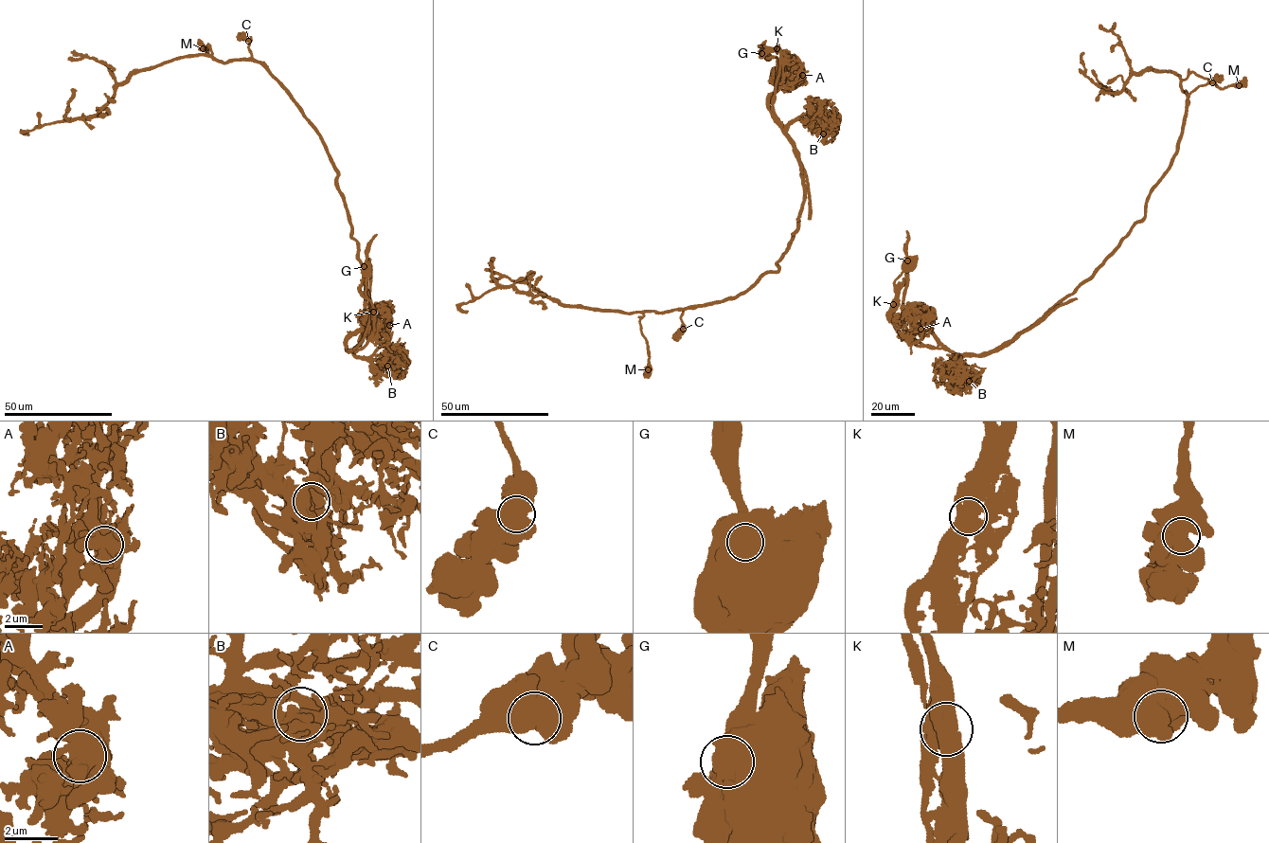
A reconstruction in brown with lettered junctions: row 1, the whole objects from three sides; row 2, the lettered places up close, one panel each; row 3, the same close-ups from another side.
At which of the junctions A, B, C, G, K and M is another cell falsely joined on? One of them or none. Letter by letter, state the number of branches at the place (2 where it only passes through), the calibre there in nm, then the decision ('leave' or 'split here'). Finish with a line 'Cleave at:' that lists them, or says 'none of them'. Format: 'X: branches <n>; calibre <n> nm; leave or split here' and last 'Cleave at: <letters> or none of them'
A: branches 2; calibre 700 nm; leave
B: branches 1; calibre 850 nm; leave
C: branches 1; calibre 1050 nm; leave
G: branches 1; calibre 1150 nm; split here
K: branches 2; calibre 650 nm; leave
M: branches 1; calibre 1150 nm; leave
Cleave at: G

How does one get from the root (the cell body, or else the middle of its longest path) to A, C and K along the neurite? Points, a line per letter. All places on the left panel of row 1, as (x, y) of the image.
A: (367, 269), (366, 295), (371, 302), (374, 314), (373, 332), (368, 338), (372, 339), (375, 331), (389, 325)
C: (367, 269), (368, 327), (348, 351), (362, 331), (365, 277), (337, 170), (317, 130), (252, 57), (248, 41)
K: (367, 269), (366, 295), (374, 312)

